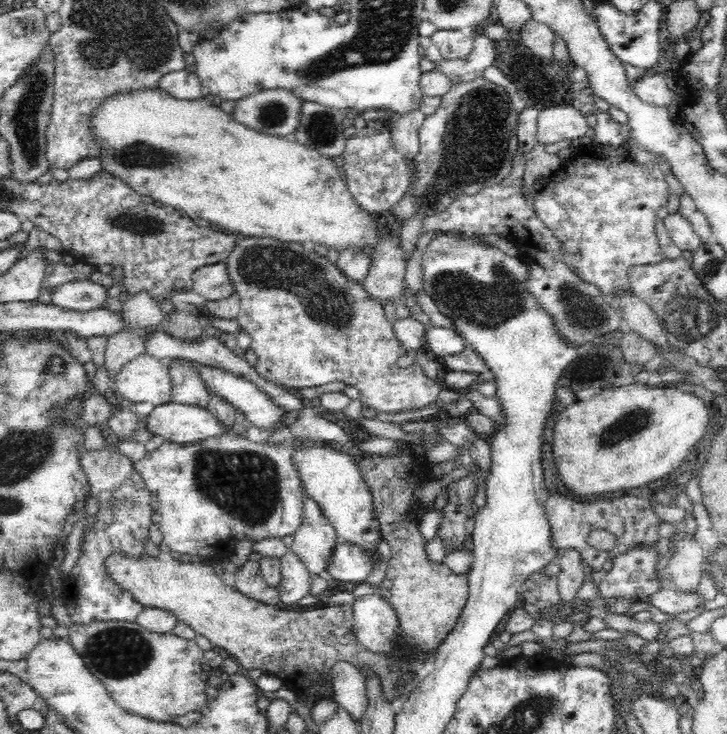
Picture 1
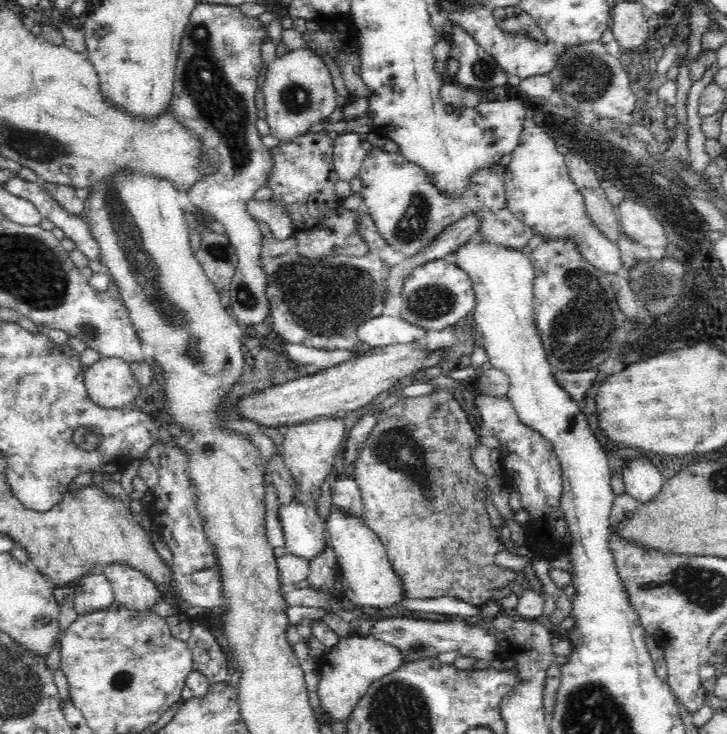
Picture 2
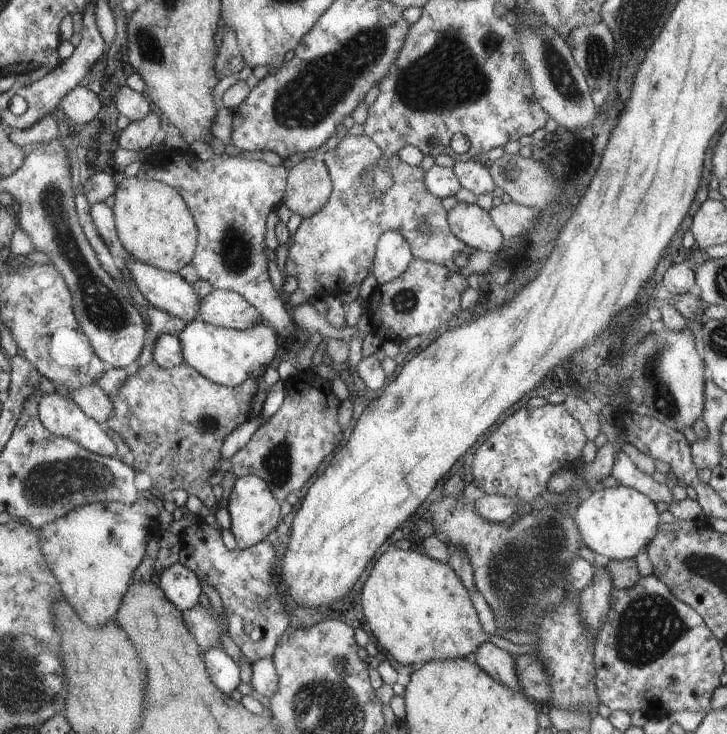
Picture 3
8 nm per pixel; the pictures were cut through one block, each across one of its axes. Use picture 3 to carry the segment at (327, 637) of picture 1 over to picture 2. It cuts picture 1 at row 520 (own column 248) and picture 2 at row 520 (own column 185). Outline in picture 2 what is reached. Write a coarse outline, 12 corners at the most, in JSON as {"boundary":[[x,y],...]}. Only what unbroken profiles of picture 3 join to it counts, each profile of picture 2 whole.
{"boundary":[[452,390],[379,413],[352,479],[409,598],[521,580]]}

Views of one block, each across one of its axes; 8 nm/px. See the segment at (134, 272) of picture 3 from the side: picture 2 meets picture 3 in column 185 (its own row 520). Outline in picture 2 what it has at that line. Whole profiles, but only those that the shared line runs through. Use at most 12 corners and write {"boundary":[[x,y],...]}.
{"boundary":[[293,500],[278,516],[288,553],[311,561],[327,532],[315,505]]}

